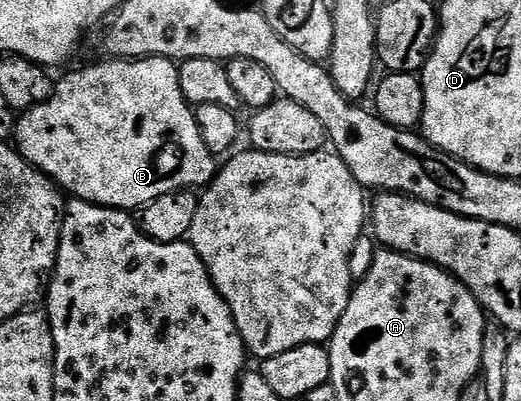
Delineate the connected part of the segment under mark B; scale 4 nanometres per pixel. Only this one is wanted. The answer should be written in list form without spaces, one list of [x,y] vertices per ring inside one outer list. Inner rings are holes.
[[[115,59],[105,60],[107,63],[94,63],[91,67],[82,67],[71,75],[59,78],[54,84],[52,97],[32,109],[21,112],[16,123],[17,150],[47,179],[53,181],[67,196],[83,199],[86,203],[93,203],[95,207],[113,207],[127,213],[137,212],[139,209],[154,203],[160,197],[171,195],[177,191],[191,189],[205,189],[214,182],[219,170],[219,160],[204,145],[204,137],[200,137],[200,125],[195,108],[187,103],[184,93],[180,89],[178,76],[179,64],[172,59]]]

